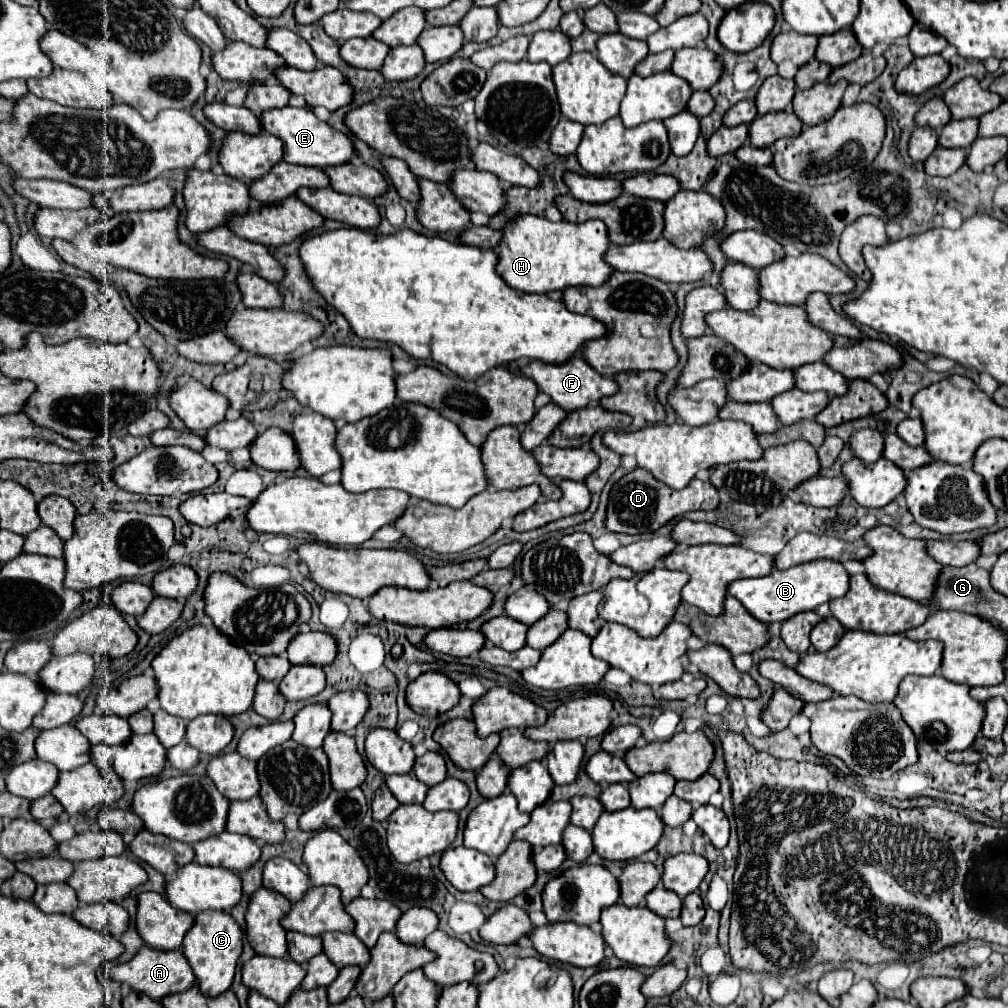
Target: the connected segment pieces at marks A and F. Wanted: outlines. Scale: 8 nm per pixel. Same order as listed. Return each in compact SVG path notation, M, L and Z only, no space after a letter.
M146 945L128 963L114 965L110 969L110 975L112 975L114 981L126 983L134 991L144 993L154 1001L160 1001L166 995L188 991L190 987L196 985L196 977L194 977L194 973L192 973L192 969L190 969L182 951L158 951L158 949L152 949L152 947L146 947Z
M572 357L570 361L566 363L560 363L560 365L546 365L544 361L530 361L528 365L524 365L520 369L522 375L526 375L528 379L532 379L536 385L538 385L538 391L546 393L552 397L552 401L556 405L560 405L564 411L576 411L576 409L582 409L586 405L590 405L592 401L600 401L602 397L606 395L612 395L618 391L618 385L614 379L610 377L602 377L600 373L596 373L584 359L580 357Z

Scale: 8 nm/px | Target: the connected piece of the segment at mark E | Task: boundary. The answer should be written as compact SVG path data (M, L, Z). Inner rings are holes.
M282 107L282 109L268 109L260 115L260 125L266 133L282 139L284 143L284 161L308 167L332 167L340 165L342 161L350 161L354 155L352 143L346 135L338 133L328 123L314 117L314 113L306 107Z

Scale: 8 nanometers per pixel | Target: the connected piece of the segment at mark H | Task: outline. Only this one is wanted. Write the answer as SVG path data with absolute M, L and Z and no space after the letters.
M516 215L504 225L496 269L510 287L526 293L562 291L564 287L578 285L594 287L602 285L612 273L612 267L602 259L608 245L606 225L596 219L576 225L568 221L552 223L538 215Z

